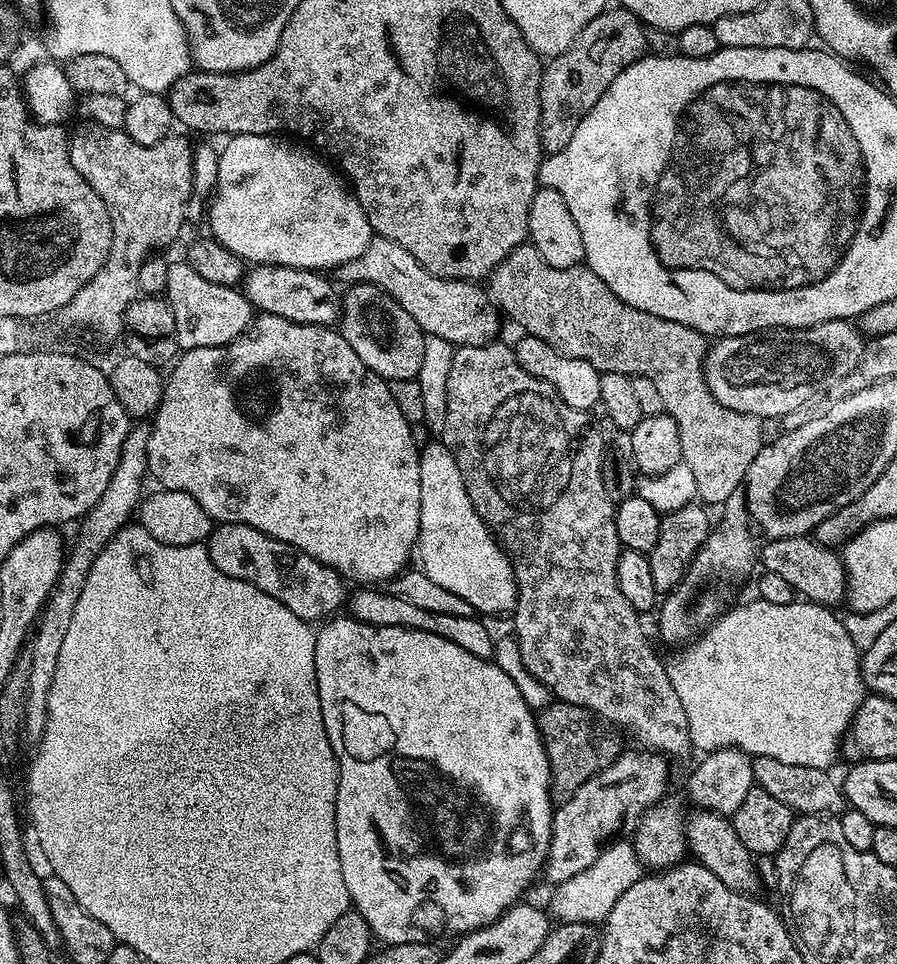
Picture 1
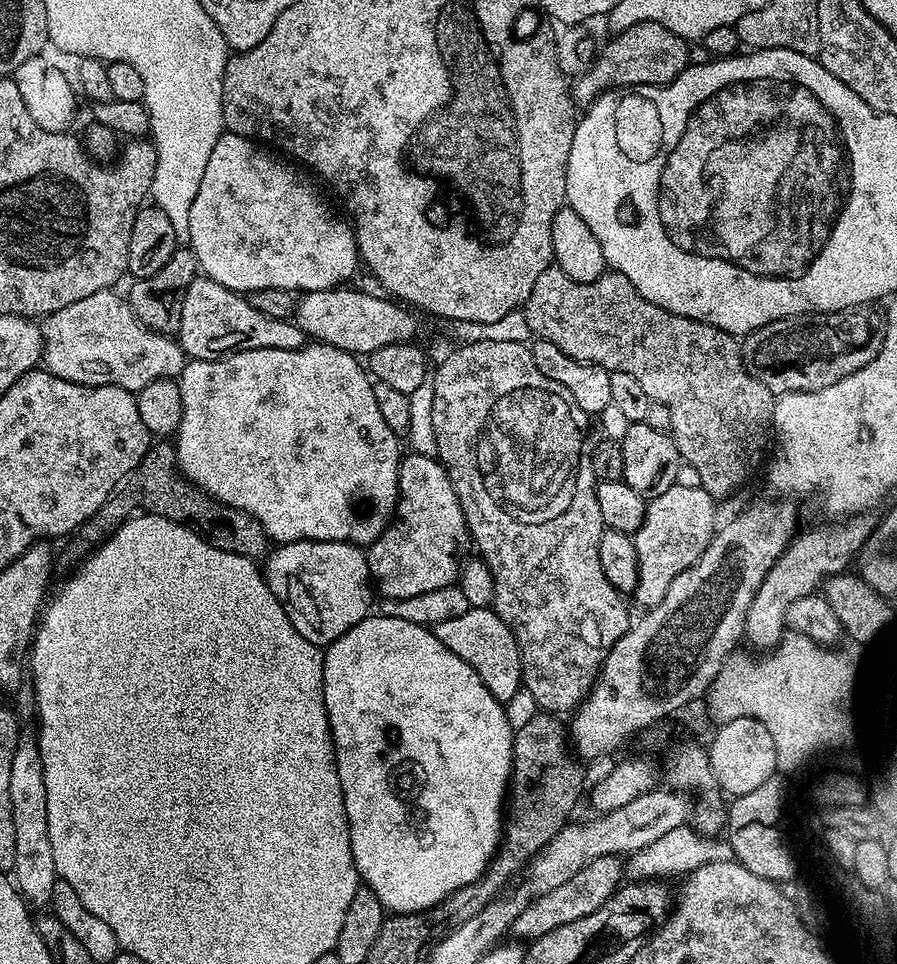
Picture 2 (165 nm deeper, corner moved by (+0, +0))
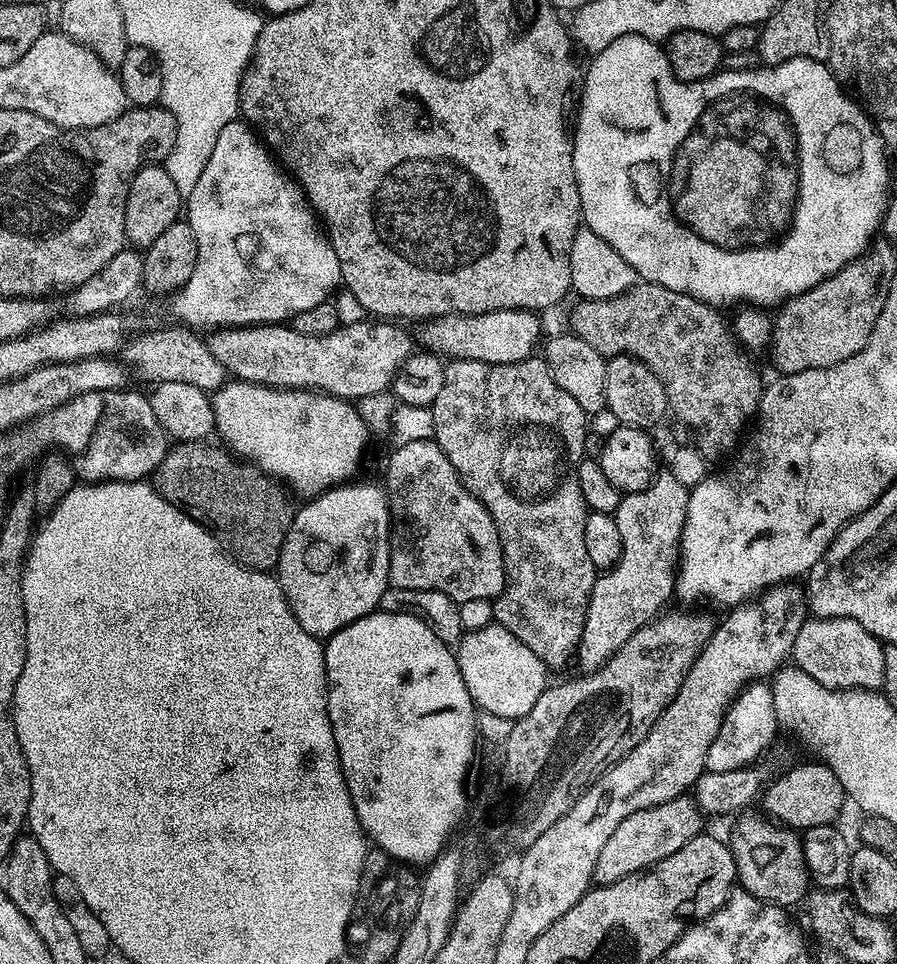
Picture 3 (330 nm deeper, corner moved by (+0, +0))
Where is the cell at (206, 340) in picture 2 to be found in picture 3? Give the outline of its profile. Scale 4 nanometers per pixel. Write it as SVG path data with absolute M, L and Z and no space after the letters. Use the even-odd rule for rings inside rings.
M372 318L364 319L368 320L360 320L357 324L345 323L343 326L335 328L335 330L325 336L307 336L306 334L298 334L298 331L294 330L287 323L217 327L215 331L211 333L213 336L209 335L207 337L208 349L210 350L210 354L214 354L214 358L218 358L218 362L222 362L225 373L227 373L229 377L237 380L245 380L251 384L267 384L278 388L307 388L309 390L319 390L321 392L327 392L330 396L339 396L342 400L357 402L362 399L364 395L376 394L378 391L389 390L392 379L396 377L397 369L400 368L404 359L411 356L414 351L414 345L412 345L411 338L398 328L400 326L397 323L377 322Z

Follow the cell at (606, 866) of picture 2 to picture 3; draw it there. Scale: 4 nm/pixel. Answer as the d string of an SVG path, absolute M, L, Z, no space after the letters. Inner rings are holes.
M688 794L630 814L630 818L623 820L602 845L598 862L594 862L593 881L597 885L613 884L662 862L662 858L674 854L674 850L682 850L682 846L686 846L690 838L701 835L700 820L702 821L702 813L697 808L695 799Z

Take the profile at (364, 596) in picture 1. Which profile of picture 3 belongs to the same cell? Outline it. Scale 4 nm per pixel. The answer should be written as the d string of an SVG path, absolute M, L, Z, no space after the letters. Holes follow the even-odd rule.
M493 622L473 632L465 631L460 637L459 644L455 645L454 651L462 682L466 682L466 690L470 690L472 703L480 712L488 712L491 716L506 718L513 722L521 720L526 714L530 714L534 702L538 702L544 689L549 687L550 670L540 661L538 654L534 654L530 646L518 642L518 638L514 638L514 634L510 634L510 630L506 630L501 624Z

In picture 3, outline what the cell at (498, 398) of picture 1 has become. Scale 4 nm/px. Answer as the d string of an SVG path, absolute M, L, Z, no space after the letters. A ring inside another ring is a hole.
M536 354L529 356L527 360L513 364L448 360L444 366L442 391L438 393L438 398L434 398L430 407L434 414L436 445L446 454L446 458L450 458L450 466L454 466L458 478L466 486L466 490L470 494L474 494L474 498L478 498L478 502L482 502L482 506L486 506L486 510L492 516L494 526L498 530L506 583L503 592L491 601L495 623L501 624L506 630L510 630L510 634L514 634L514 638L518 638L518 642L530 646L530 650L534 650L534 654L538 654L540 661L549 670L566 667L568 659L571 656L573 659L577 655L582 626L590 602L590 594L598 575L598 569L594 566L594 562L590 562L590 554L586 554L586 534L584 531L586 530L586 518L589 510L584 505L582 490L578 487L578 474L576 473L580 461L585 459L586 456L584 451L586 451L586 436L590 431L589 417L582 410L582 406L578 406L578 402L574 402L574 398L570 398L570 394L566 394L566 390L562 390L562 386L558 386L554 382L554 378L548 369L548 363Z

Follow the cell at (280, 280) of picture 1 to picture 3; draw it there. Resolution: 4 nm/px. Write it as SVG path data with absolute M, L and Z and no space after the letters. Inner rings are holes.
M515 308L514 310L498 310L486 314L470 314L463 316L455 312L453 316L433 316L425 319L419 325L420 340L427 351L433 352L435 356L447 358L448 360L473 360L474 362L486 362L487 364L513 364L527 360L529 356L537 351L540 336L540 320L535 311Z

